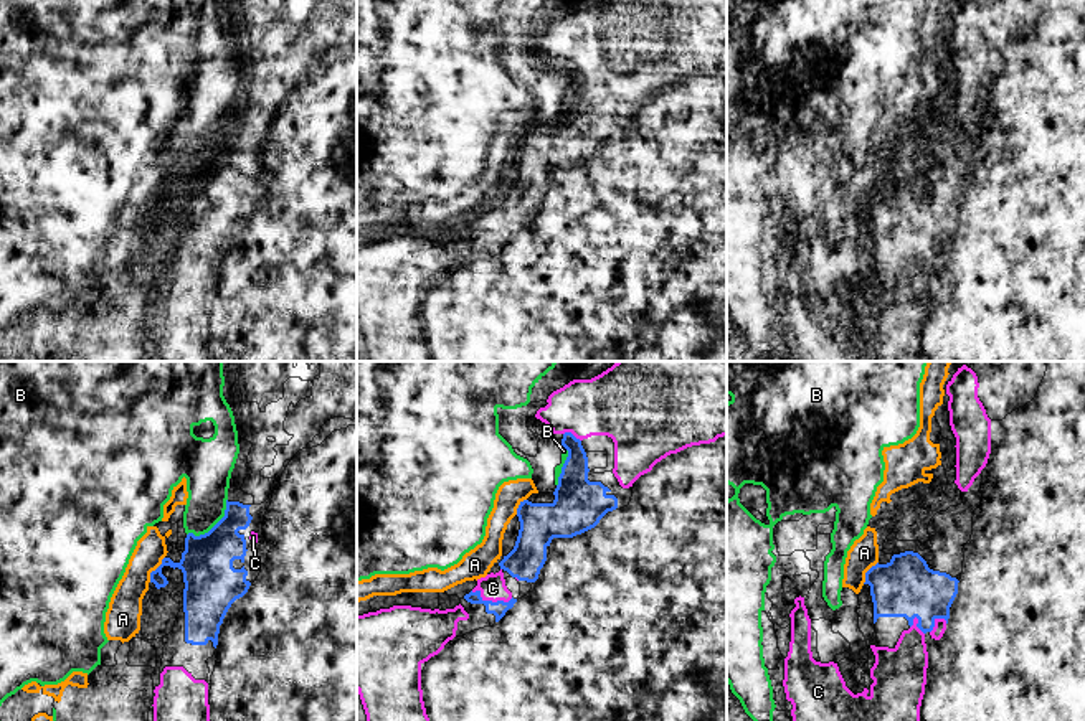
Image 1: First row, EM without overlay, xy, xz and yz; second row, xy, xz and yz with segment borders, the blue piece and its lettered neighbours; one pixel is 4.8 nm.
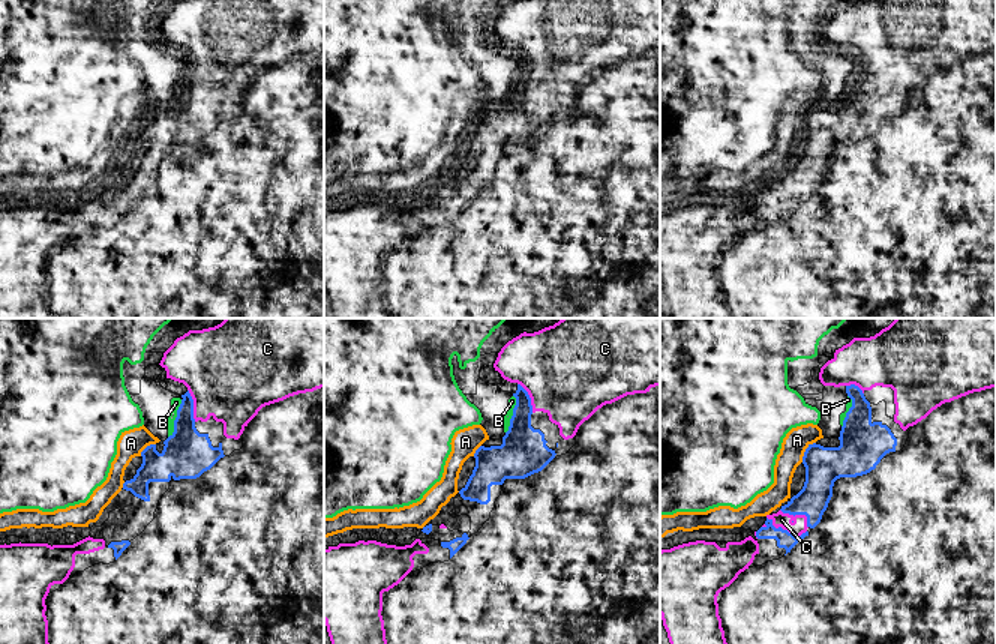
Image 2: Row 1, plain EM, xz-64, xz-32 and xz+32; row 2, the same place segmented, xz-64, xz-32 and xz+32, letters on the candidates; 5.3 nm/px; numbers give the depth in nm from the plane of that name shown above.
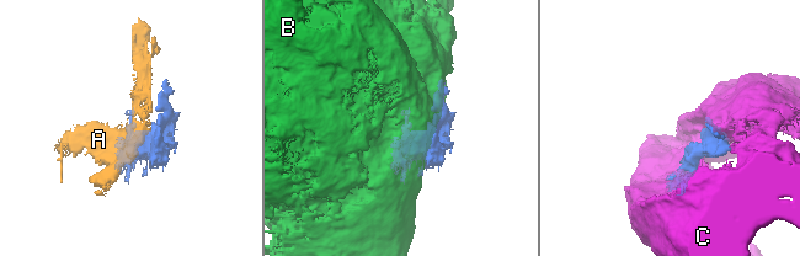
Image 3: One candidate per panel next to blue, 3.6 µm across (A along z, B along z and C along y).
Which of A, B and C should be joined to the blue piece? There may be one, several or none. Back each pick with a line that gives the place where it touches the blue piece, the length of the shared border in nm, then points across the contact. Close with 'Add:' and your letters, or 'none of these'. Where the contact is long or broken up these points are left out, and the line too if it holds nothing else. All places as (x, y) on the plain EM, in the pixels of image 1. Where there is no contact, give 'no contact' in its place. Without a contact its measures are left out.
C: contact xz (491, 231); length 220 nm
Add: C

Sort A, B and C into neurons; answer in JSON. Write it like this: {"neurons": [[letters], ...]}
{"neurons": [["A", "B"], ["C"]]}

